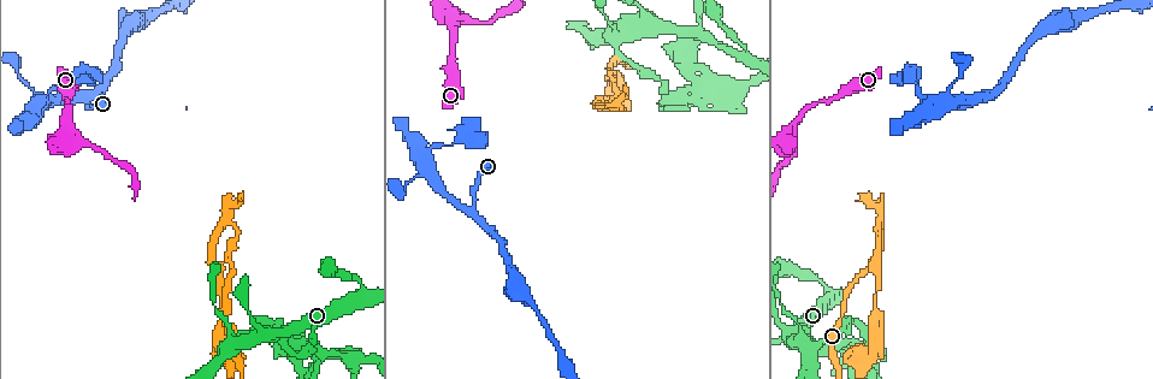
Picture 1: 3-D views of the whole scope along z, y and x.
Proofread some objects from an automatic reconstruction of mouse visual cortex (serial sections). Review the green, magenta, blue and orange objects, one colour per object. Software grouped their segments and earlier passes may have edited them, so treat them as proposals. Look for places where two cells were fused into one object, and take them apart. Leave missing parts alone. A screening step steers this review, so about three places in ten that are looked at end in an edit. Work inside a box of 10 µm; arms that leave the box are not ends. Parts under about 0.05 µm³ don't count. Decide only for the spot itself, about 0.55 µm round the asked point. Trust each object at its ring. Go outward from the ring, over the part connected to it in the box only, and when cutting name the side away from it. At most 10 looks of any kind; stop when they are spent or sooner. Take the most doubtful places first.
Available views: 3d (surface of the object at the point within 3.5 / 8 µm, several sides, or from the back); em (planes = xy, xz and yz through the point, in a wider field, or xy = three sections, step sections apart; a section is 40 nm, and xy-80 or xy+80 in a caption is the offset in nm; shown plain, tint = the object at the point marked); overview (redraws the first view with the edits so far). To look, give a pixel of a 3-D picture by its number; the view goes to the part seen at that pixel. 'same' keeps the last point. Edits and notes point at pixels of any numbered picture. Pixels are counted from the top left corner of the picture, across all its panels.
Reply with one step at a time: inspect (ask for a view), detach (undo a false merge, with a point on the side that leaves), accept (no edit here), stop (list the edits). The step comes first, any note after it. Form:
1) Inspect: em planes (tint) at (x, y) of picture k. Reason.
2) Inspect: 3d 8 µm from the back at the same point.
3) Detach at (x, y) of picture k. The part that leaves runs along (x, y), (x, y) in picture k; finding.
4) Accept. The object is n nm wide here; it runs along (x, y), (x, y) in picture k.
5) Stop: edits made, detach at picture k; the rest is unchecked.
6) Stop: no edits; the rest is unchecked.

Inspect: 3d 8 µm from the back at (607, 104) of picture 1. Sharp bend.

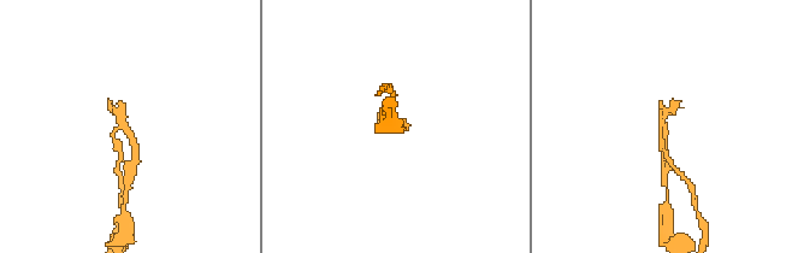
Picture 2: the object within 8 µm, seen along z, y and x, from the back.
Inspect: em xy step 1 (tint) at the same point.

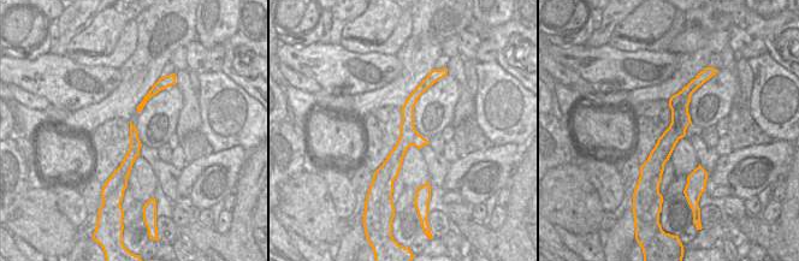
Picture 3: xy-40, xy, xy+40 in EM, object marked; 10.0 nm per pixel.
Detach at (673, 107) of picture 2. A second cell is stuck on.

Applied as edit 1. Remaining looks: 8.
Inspect: 3d 8 µm at (746, 55) of picture 1. Sharp bend.

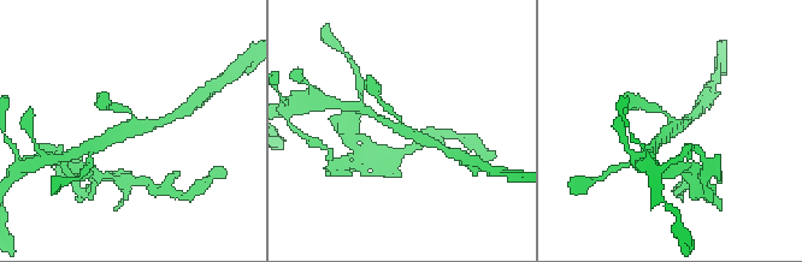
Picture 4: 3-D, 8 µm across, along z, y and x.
Inspect: 3d 3.5 µm at the same point. Closer look.

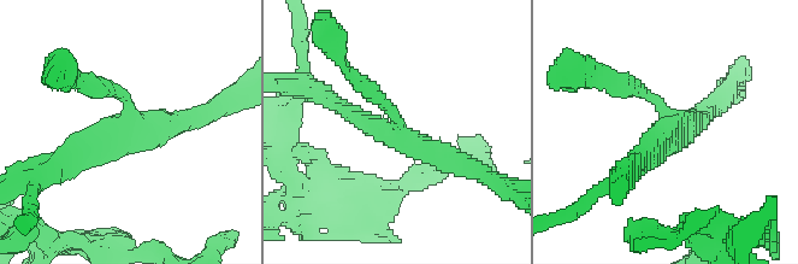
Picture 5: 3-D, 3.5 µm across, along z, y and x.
Accept. It runs along (64, 159), (130, 118), (123, 93), (89, 88) in picture 5; all the same cell.

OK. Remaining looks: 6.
Inspect: 3d 8 µm at (456, 28) of picture 1. Branch point.

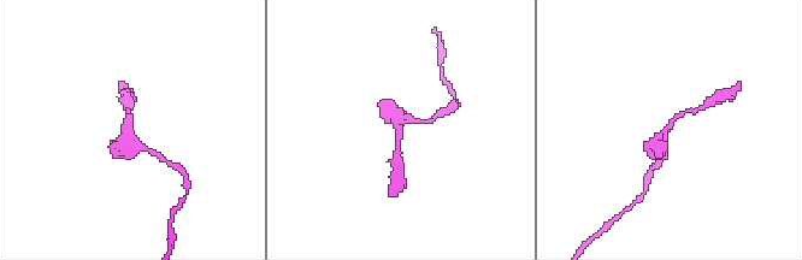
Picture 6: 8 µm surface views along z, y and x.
Inspect: 3d 3.5 µm at the same point. Closer look.

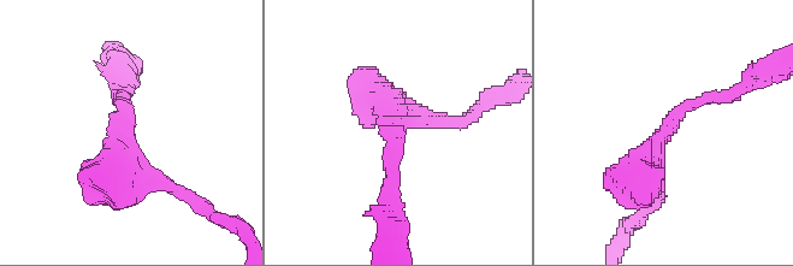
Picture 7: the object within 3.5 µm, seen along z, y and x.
Inspect: em xy step 3 (tint) at (397, 135) of picture 7. 3 arms meet here; the arms are 150, 250, 500 nm wide.

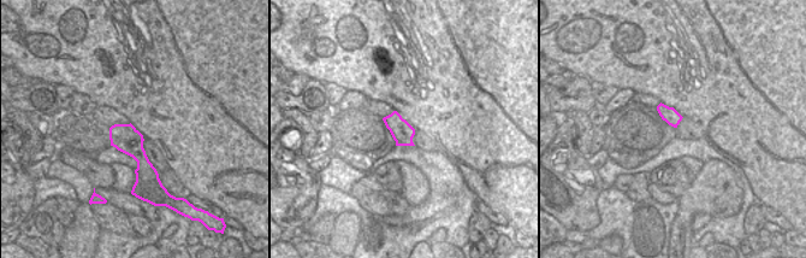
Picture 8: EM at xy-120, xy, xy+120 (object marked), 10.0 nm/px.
Accept. The object is 220 nm wide here; it runs along (731, 94), (681, 108), (638, 167), (645, 194) in picture 7; all the same cell.

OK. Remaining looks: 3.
Inspect: 3d 8 µm at (615, 36) of picture 1.

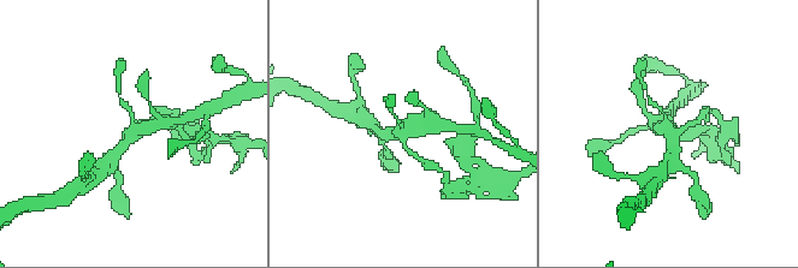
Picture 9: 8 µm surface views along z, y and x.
Inspect: 3d 3.5 µm from the back at the same point.

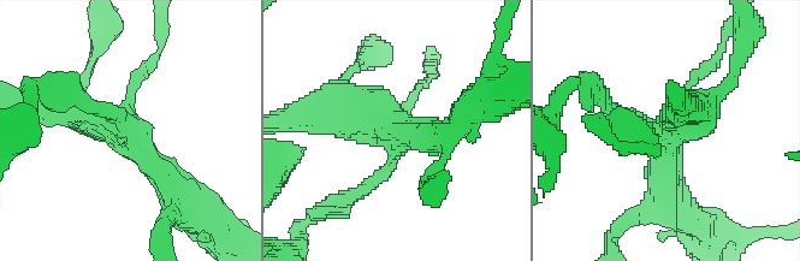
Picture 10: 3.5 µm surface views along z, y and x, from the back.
Inspect: em xy step 1 (tint) at (130, 135) of picture 10. 4 arms meet here; the arms are 150, 150, 350, 450 nm wide; shape alone is not enough.

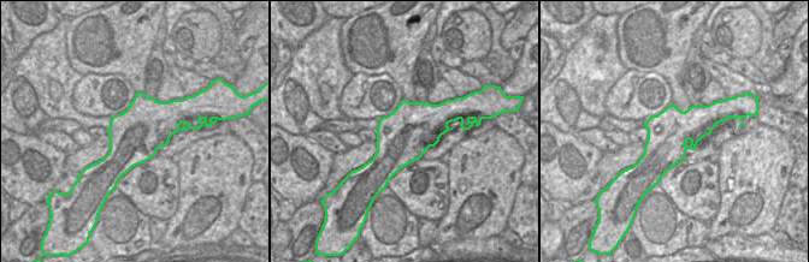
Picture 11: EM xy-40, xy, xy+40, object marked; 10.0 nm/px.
Detach at (610, 110) of picture 10. The part that leaves runs along (635, 119), (573, 85) in picture 10; two cells meet here.

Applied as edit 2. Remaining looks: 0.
Stop: edits made, detach at picture 2, detach at picture 10; the rest is unchecked.

